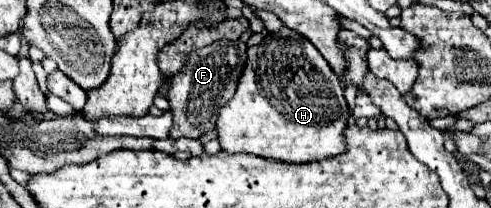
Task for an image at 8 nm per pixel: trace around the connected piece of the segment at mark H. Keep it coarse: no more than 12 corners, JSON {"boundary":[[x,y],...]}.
{"boundary":[[309,39],[247,49],[215,131],[227,153],[345,151],[349,107]]}

